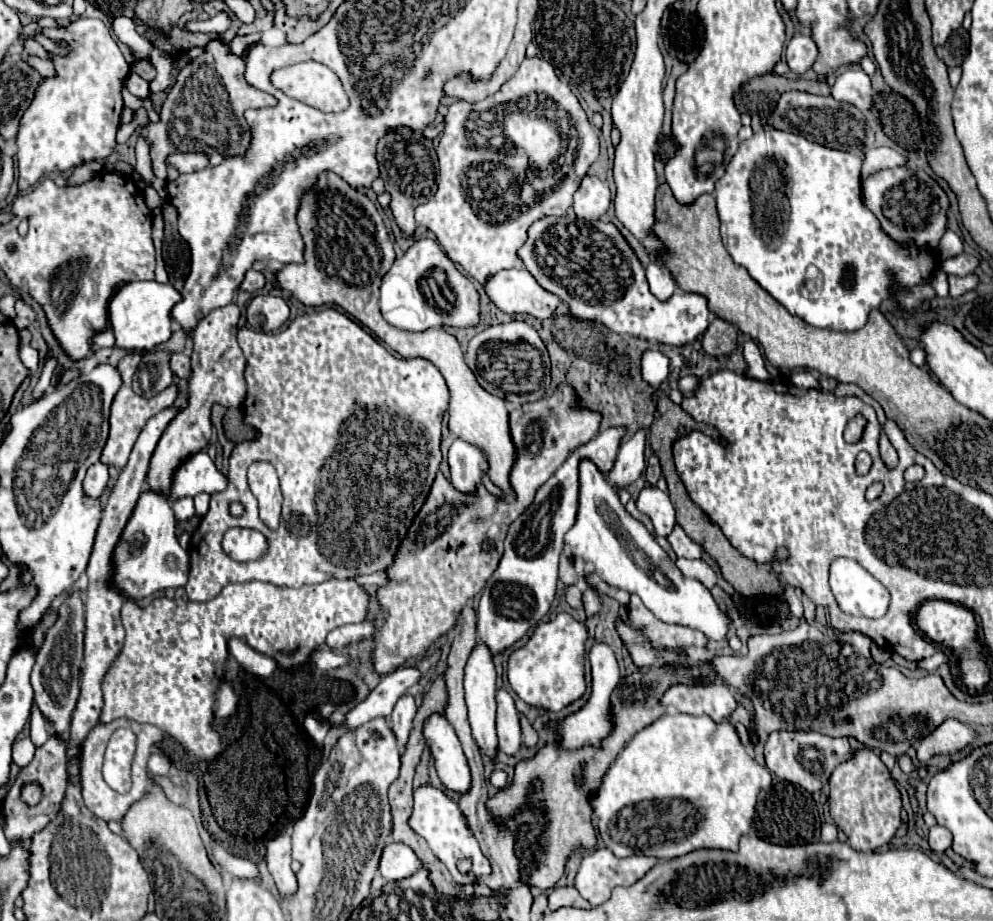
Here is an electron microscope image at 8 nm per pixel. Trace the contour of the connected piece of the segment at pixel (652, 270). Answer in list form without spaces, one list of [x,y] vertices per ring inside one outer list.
[[[650,264],[646,268],[646,278],[648,278],[648,284],[650,284],[650,292],[662,302],[666,302],[676,290],[670,274],[664,272],[658,264]]]

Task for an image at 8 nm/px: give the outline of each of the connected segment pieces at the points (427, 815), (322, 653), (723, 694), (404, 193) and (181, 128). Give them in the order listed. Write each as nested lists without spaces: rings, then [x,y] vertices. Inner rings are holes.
[[[422,784],[414,790],[414,812],[408,820],[410,828],[420,834],[428,846],[432,848],[432,852],[440,858],[440,862],[450,870],[452,878],[464,886],[464,884],[474,884],[478,876],[490,876],[492,874],[492,866],[490,866],[490,860],[482,854],[480,846],[478,846],[478,840],[474,836],[474,832],[470,830],[458,802],[454,798],[450,798],[450,794],[444,790],[444,788],[436,788],[432,784]],[[464,856],[470,856],[472,858],[472,870],[468,874],[460,874],[456,870],[456,862]]]
[[[320,648],[312,652],[310,660],[312,660],[312,662],[318,666],[318,668],[322,668],[322,670],[340,668],[340,666],[344,666],[344,664],[348,662],[348,658],[346,658],[346,656],[340,656],[340,658],[336,658],[336,654],[334,654],[332,650],[320,650]]]
[[[710,684],[710,686],[672,686],[662,704],[672,712],[684,712],[692,716],[710,716],[714,722],[722,722],[732,716],[736,710],[736,698],[732,690],[724,684]]]
[[[406,128],[388,130],[386,136],[382,136],[378,140],[376,158],[380,164],[380,176],[386,184],[386,192],[390,192],[390,196],[392,196],[390,208],[392,208],[394,220],[402,228],[402,232],[412,236],[414,228],[416,228],[414,208],[418,204],[428,202],[436,190],[436,168],[434,168],[436,150],[434,150],[434,144],[422,132],[416,132],[416,130],[406,130]]]
[[[220,36],[204,46],[202,56],[190,60],[180,70],[166,102],[162,104],[160,120],[144,126],[144,138],[150,148],[154,172],[158,172],[158,168],[164,164],[164,158],[174,152],[218,150],[224,158],[246,156],[246,150],[250,148],[250,128],[244,112],[248,108],[274,106],[278,100],[262,90],[254,90],[246,82],[244,70],[246,58],[232,54],[230,44]]]

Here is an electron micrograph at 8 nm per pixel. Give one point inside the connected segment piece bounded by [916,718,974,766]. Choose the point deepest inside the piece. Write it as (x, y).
(951, 735)

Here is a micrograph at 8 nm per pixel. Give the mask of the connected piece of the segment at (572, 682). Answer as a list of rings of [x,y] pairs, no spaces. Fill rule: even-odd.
[[[562,612],[548,622],[538,622],[530,640],[514,650],[508,658],[508,682],[512,690],[528,706],[548,712],[560,712],[574,700],[582,698],[584,682],[584,650],[586,650],[586,624]]]

